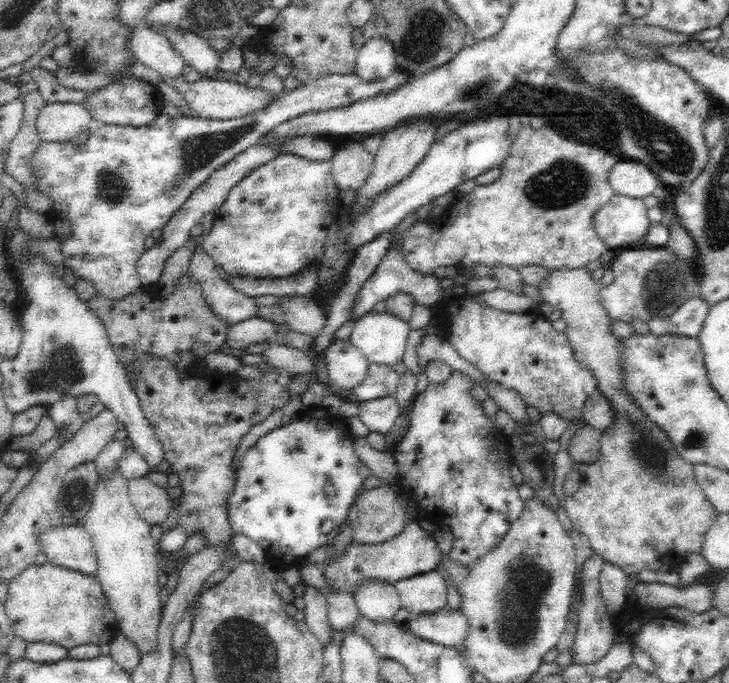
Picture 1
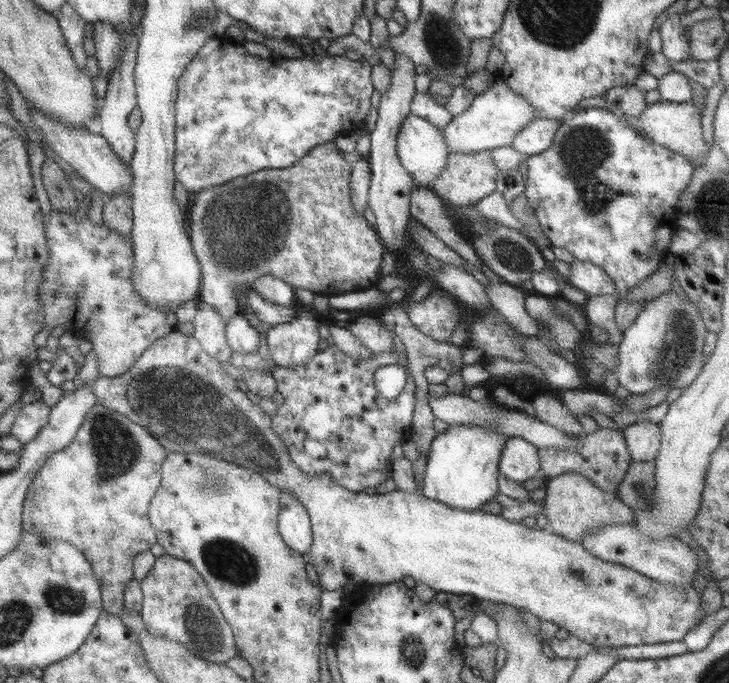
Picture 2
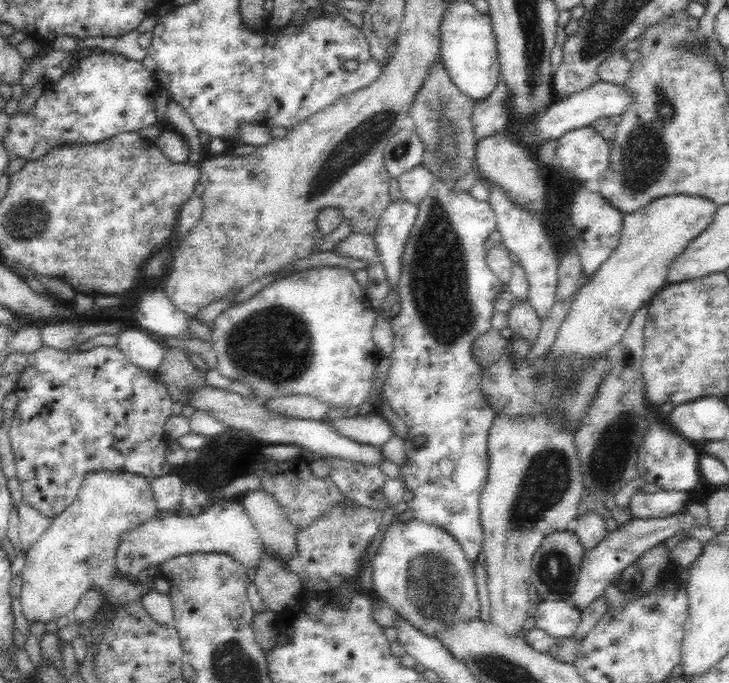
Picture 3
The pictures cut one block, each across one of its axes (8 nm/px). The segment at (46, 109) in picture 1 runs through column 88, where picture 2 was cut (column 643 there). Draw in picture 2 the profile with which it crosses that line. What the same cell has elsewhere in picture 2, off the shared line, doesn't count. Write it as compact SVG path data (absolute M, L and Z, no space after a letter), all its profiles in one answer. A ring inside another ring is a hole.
M660 100L654 104L648 103L646 110L641 112L638 118L639 126L647 136L672 152L680 153L689 160L701 160L703 154L709 152L709 146L703 135L701 112L694 102L675 103Z

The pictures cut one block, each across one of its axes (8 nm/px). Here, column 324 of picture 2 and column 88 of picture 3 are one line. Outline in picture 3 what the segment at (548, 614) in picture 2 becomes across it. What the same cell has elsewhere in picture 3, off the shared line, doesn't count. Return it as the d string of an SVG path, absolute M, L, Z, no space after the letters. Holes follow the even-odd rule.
M97 470L95 473L87 474L80 492L72 504L58 516L52 518L53 521L44 531L44 534L25 552L26 564L21 572L22 586L19 599L22 613L28 622L30 624L31 622L44 622L46 624L60 616L71 615L82 595L90 589L101 588L113 606L128 604L128 602L138 600L152 591L154 580L132 584L128 579L116 575L116 550L118 550L120 538L126 530L144 524L146 520L156 516L157 512L157 504L148 477L108 470Z

